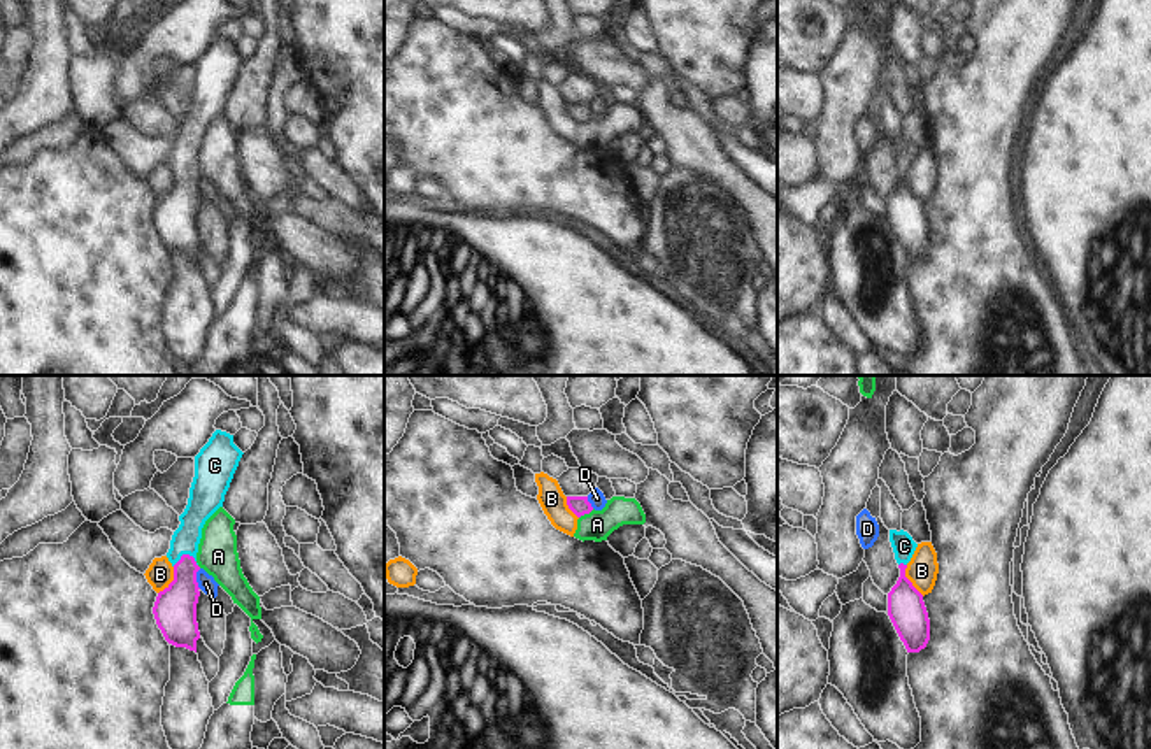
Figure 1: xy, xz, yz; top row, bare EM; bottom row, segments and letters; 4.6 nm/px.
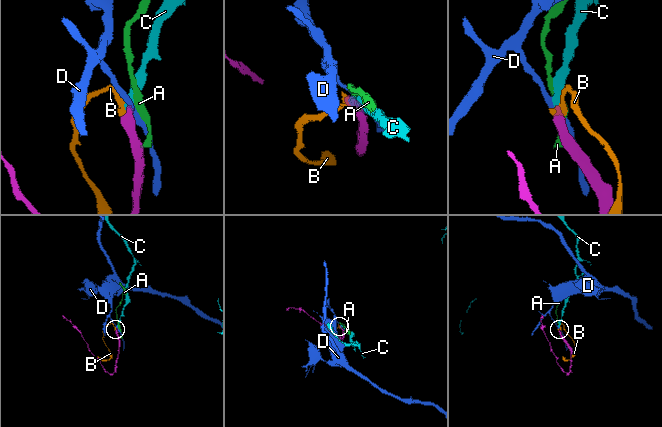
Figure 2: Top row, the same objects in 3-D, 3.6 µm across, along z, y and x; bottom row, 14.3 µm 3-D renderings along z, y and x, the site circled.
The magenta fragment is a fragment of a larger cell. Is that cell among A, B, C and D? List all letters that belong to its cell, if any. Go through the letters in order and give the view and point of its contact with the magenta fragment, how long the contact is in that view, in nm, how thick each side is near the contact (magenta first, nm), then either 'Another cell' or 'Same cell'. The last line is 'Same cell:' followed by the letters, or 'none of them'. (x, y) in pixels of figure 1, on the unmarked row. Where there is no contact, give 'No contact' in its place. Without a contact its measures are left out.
A: Touches magenta at xz (586, 120). Shared border 80 nm. Thickness 90 nm (magenta) against 140 nm. Another cell
B: Touches magenta at yz (909, 188). Shared border 170 nm. Thickness 170 nm (magenta) against 150 nm. Another cell
C: Touches magenta at xy (185, 162). Shared border 120 nm. Thickness 190 nm (magenta) against 140 nm. Same cell
D: Touches magenta at xy (195, 186). Shared border 100 nm. Thickness 190 nm (magenta) against 80 nm. Another cell
Same cell: C

